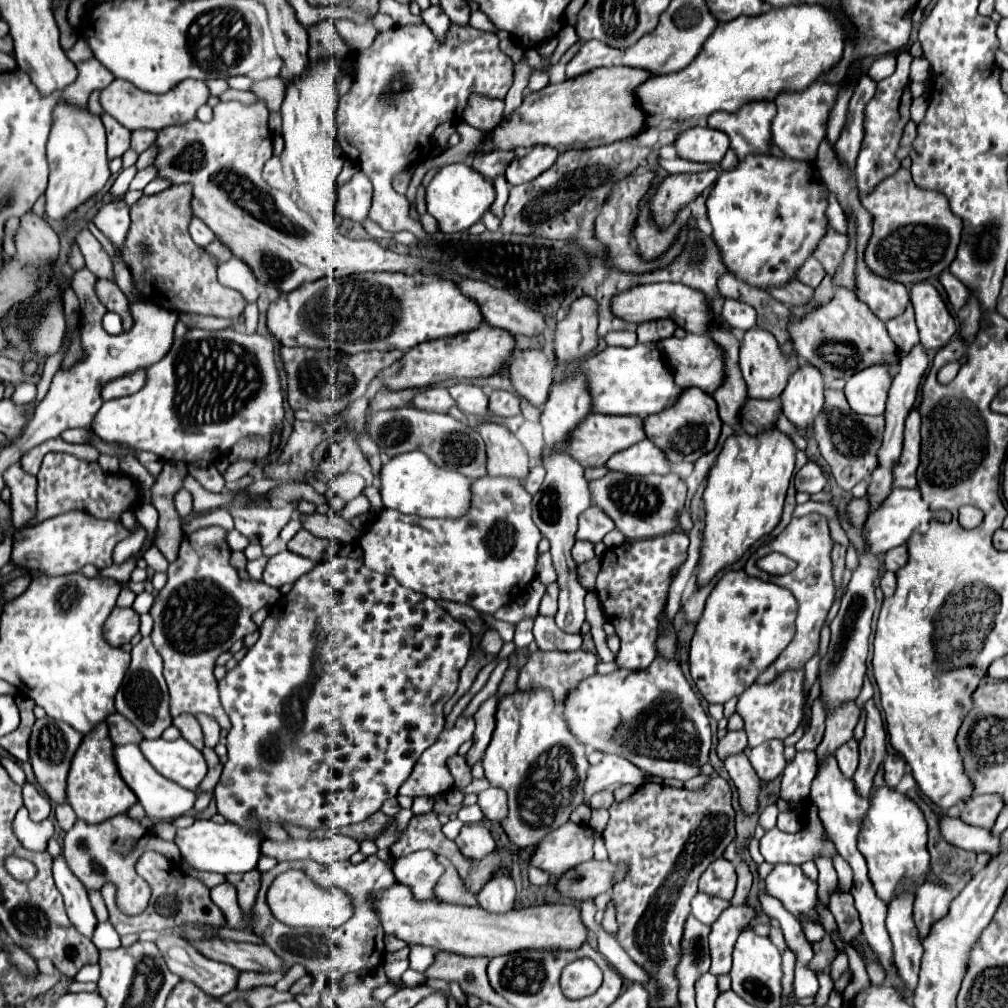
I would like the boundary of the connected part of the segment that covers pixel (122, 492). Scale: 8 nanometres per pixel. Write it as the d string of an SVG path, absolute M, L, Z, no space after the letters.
M50 452L44 456L42 468L38 472L38 504L36 514L32 522L26 524L26 528L58 516L68 510L84 510L96 518L110 518L120 520L120 512L124 508L136 508L140 506L140 486L126 474L106 474L96 462L80 460L72 454L62 452Z

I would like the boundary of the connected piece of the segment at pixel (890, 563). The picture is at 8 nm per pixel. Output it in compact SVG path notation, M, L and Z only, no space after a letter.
M896 546L882 556L882 566L884 566L884 570L896 572L898 568L902 568L906 564L906 558L908 558L906 546Z

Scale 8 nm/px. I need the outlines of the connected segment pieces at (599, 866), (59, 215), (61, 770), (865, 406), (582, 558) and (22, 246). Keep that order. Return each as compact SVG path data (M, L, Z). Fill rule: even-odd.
M588 860L580 864L580 868L572 868L572 872L568 872L564 880L560 880L558 890L574 900L594 898L602 892L612 890L614 884L620 882L624 876L626 864L614 864L610 860Z
M66 104L56 106L54 124L48 138L48 162L50 162L50 182L46 190L46 216L48 220L64 220L78 206L88 202L94 194L98 194L110 178L108 160L106 160L106 132L98 116L92 116L88 110L68 108Z
M48 716L36 720L36 724L32 728L32 734L30 734L30 764L34 768L38 784L46 790L50 800L54 800L56 804L66 802L66 774L68 774L68 768L70 768L70 762L72 762L70 756L74 756L80 742L82 742L80 732L76 732L70 724L60 722L60 720L52 720Z
M874 364L870 368L856 372L846 382L844 394L856 414L878 416L884 414L890 384L892 384L892 376L888 368L884 368L882 364Z
M576 542L572 548L572 558L576 560L576 564L584 564L584 562L592 560L594 558L594 544Z
M32 212L20 218L20 226L14 234L14 244L16 260L20 260L20 264L40 264L44 256L56 256L56 252L60 252L56 232L48 226L44 218L34 216Z

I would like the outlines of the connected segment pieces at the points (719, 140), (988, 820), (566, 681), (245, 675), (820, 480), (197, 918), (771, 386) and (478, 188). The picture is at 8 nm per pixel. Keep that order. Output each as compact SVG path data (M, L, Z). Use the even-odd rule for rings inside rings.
M688 128L686 132L682 132L676 142L676 154L684 160L690 162L702 162L702 164L718 164L730 142L728 136L720 130L712 130L712 128Z
M978 796L976 800L972 798L964 804L960 820L970 826L980 826L980 828L990 830L1002 808L1004 808L1004 804L1000 804L998 796Z
M536 650L528 656L526 664L522 666L520 674L518 674L518 688L534 688L534 686L546 686L552 690L556 700L562 700L580 680L592 676L596 672L596 654L592 652L544 652L544 650Z
M334 556L326 562L318 562L308 574L298 578L298 582L286 596L280 596L268 608L268 616L260 626L258 642L246 652L238 666L218 682L222 706L232 722L232 728L226 736L228 762L224 764L222 778L214 790L218 812L228 822L234 822L244 830L256 834L260 834L260 830L254 824L256 820L268 820L274 824L292 822L298 826L306 826L310 830L337 829L344 824L366 820L366 816L380 810L386 798L396 796L398 788L410 776L420 754L436 742L436 736L440 736L444 728L442 706L456 692L458 674L468 662L470 650L472 632L468 632L464 624L448 616L448 612L436 600L428 600L428 596L420 596L420 592L412 592L396 584L396 580L388 576L368 572L368 568L364 568L364 564L360 564L360 560L354 558Z
M808 462L808 464L804 464L804 466L796 472L794 484L796 484L796 490L798 490L798 492L816 494L816 492L822 492L822 488L826 486L826 478L824 478L824 474L822 474L822 470L820 470L818 464Z
M144 852L136 862L136 874L142 880L146 880L146 884L152 890L152 896L150 896L150 902L148 902L146 910L136 914L136 916L124 916L124 912L120 912L120 908L116 906L116 886L114 884L108 882L100 890L104 900L106 900L108 912L110 912L110 922L112 922L112 926L116 928L116 932L120 936L140 934L144 930L162 932L162 930L170 930L170 928L180 928L182 936L186 940L206 940L206 938L214 938L216 934L206 932L204 928L192 928L192 926L208 926L212 930L228 926L220 908L210 900L210 888L202 880L184 874L180 868L174 868L170 872L170 860L164 854Z
M750 328L744 338L742 338L742 346L740 346L740 370L742 376L748 384L748 396L750 398L758 398L758 400L774 400L780 398L788 378L792 376L792 372L796 372L800 368L800 356L796 352L786 354L778 340L762 328Z
M450 164L450 166L444 166L428 184L426 210L436 218L440 232L452 234L452 232L468 230L472 224L476 224L482 218L484 210L494 202L494 198L496 194L490 180L480 176L468 164Z

